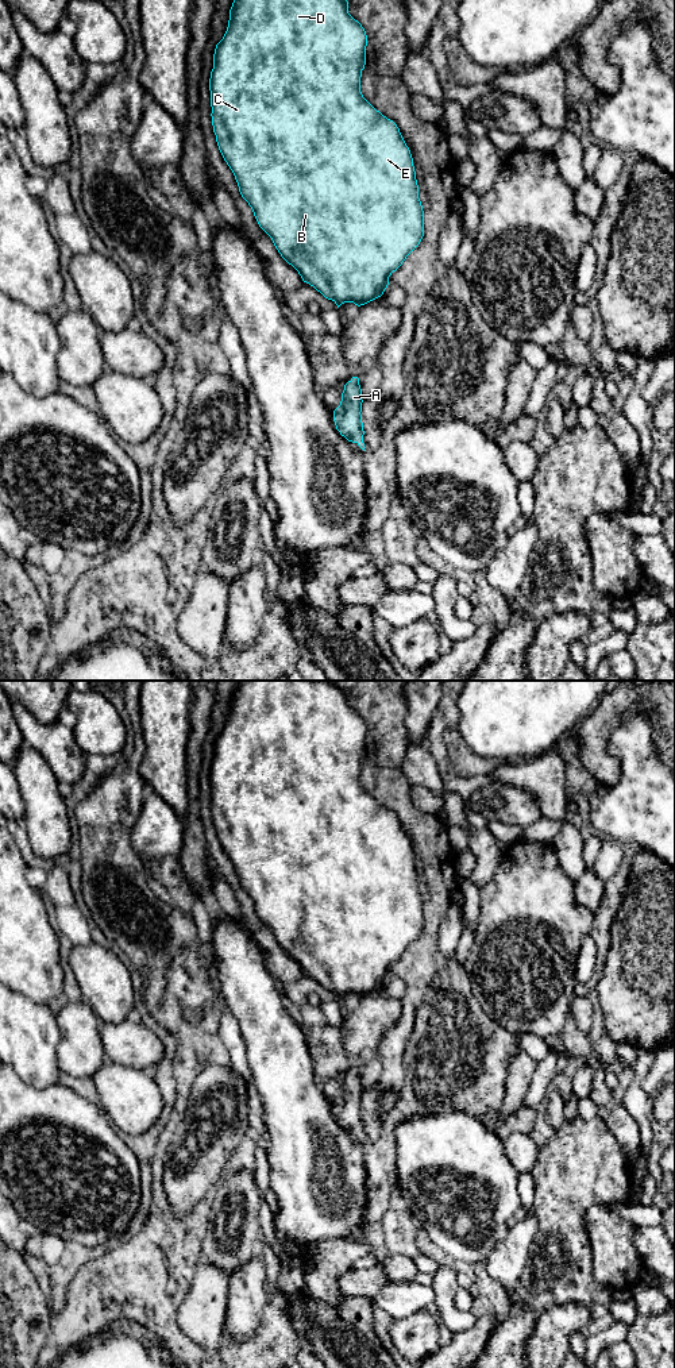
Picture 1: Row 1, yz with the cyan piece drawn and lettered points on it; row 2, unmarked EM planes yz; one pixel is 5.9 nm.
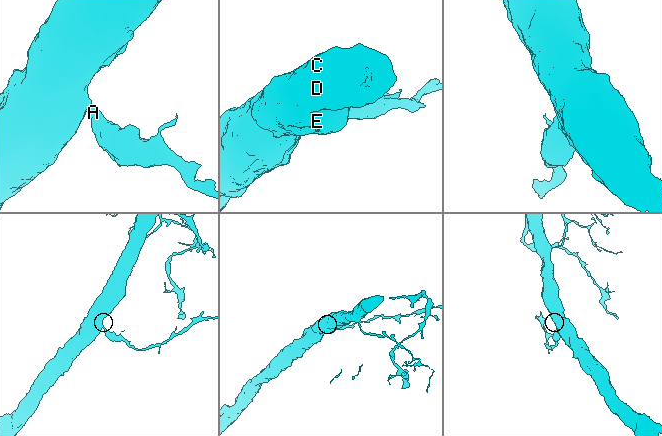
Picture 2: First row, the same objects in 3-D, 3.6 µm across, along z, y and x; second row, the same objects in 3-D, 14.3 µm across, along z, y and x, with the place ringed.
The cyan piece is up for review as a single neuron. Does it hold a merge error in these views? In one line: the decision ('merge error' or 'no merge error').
no merge error

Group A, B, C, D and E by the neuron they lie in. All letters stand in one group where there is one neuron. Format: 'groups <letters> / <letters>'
groups A B C D E

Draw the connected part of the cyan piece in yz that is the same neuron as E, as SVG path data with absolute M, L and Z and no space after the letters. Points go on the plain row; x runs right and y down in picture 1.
M242 681L230 701L227 722L216 736L209 770L213 824L242 889L251 898L259 918L271 929L281 948L298 963L304 974L332 991L338 999L344 994L360 998L381 989L392 964L402 956L424 928L424 902L410 841L397 816L377 802L360 783L366 737L364 720L348 705L348 693L332 681Z

